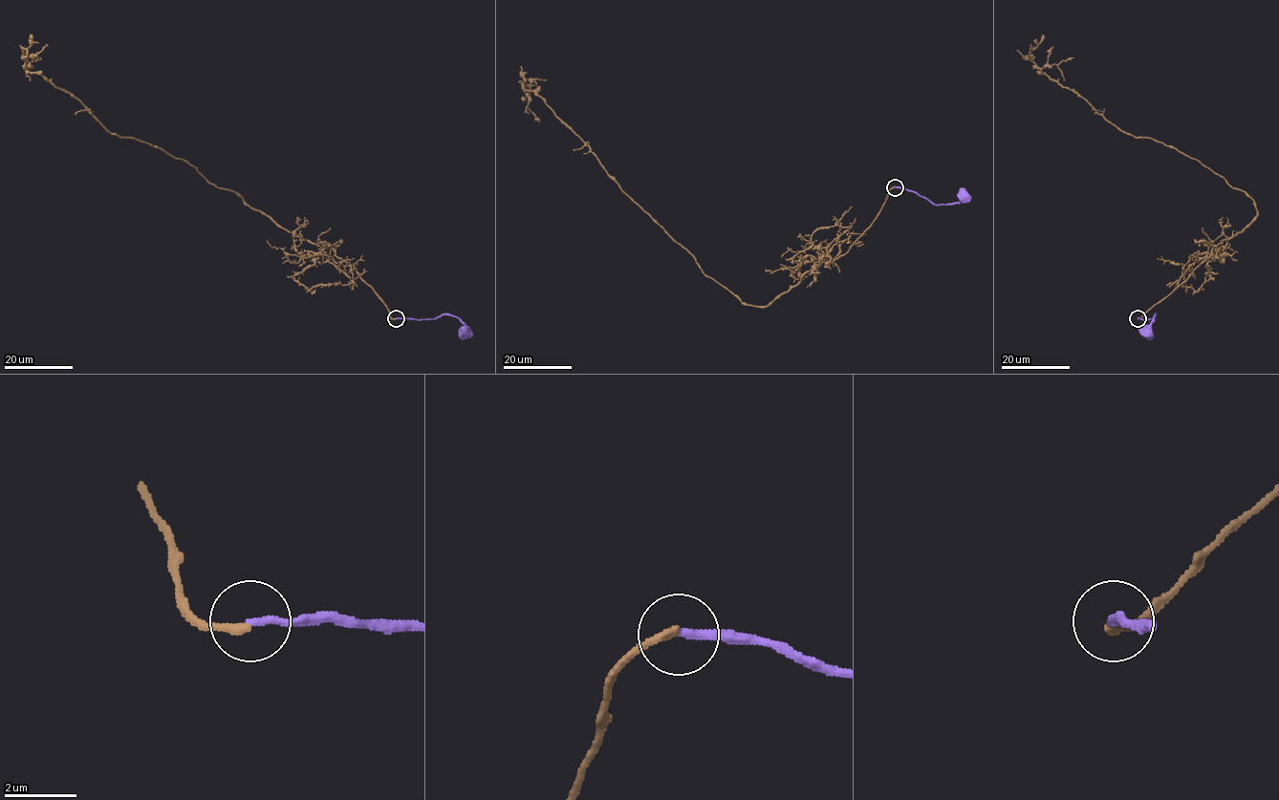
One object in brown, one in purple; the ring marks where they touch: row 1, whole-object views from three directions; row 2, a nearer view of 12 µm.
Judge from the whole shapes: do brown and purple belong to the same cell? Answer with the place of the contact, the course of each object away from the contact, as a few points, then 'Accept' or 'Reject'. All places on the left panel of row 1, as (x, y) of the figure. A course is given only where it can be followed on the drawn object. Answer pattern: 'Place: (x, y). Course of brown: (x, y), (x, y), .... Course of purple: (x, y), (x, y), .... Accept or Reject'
Place: (396, 318). Course of brown: (397, 318), (331, 248), (279, 227), (186, 161), (112, 134), (78, 100), (30, 73), (31, 34). Course of purple: (397, 317), (435, 318), (452, 314), (463, 325), (462, 334). Reject

